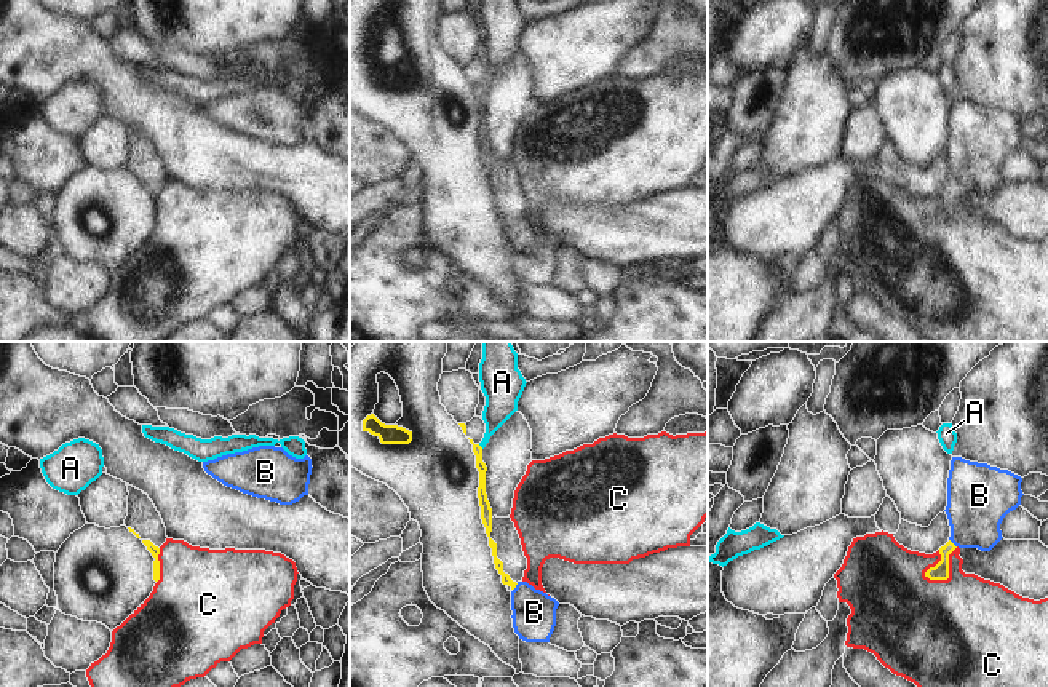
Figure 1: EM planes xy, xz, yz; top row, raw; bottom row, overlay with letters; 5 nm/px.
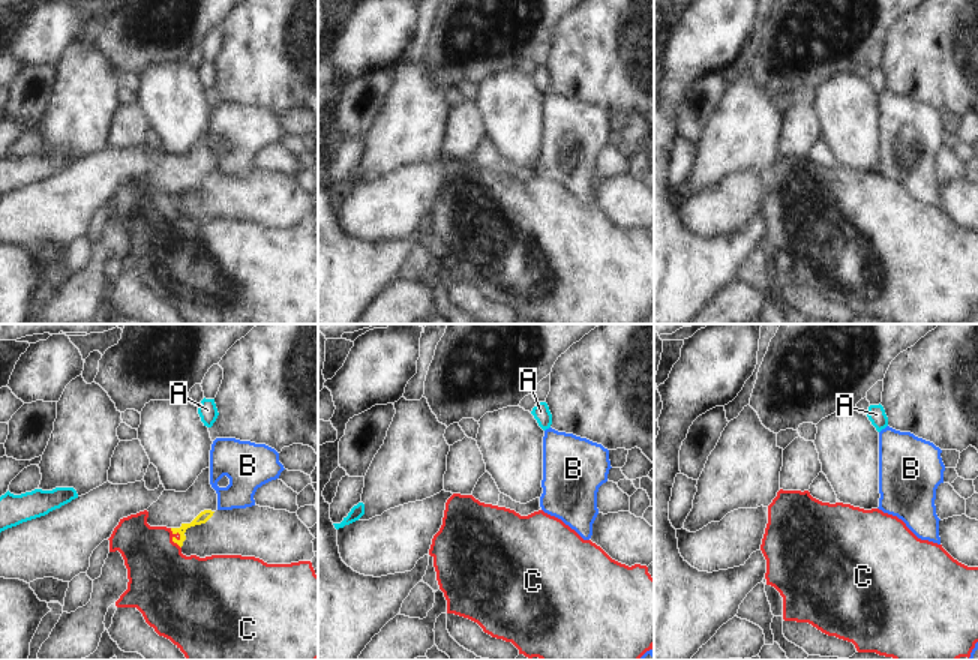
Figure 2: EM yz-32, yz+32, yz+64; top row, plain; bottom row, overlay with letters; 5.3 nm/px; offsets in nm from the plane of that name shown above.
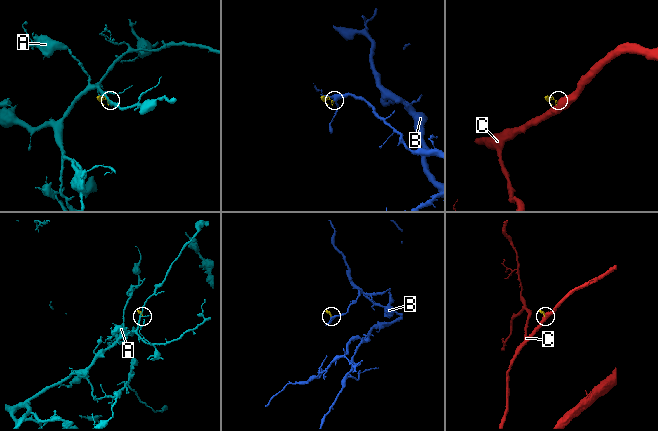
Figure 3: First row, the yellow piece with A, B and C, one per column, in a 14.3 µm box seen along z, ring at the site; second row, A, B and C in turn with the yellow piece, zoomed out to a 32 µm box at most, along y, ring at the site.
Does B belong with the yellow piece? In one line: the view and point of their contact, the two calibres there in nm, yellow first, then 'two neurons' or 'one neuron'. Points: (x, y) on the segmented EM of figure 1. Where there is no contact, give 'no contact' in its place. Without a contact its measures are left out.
yz (952, 544) | 80/300 nm | two neurons

